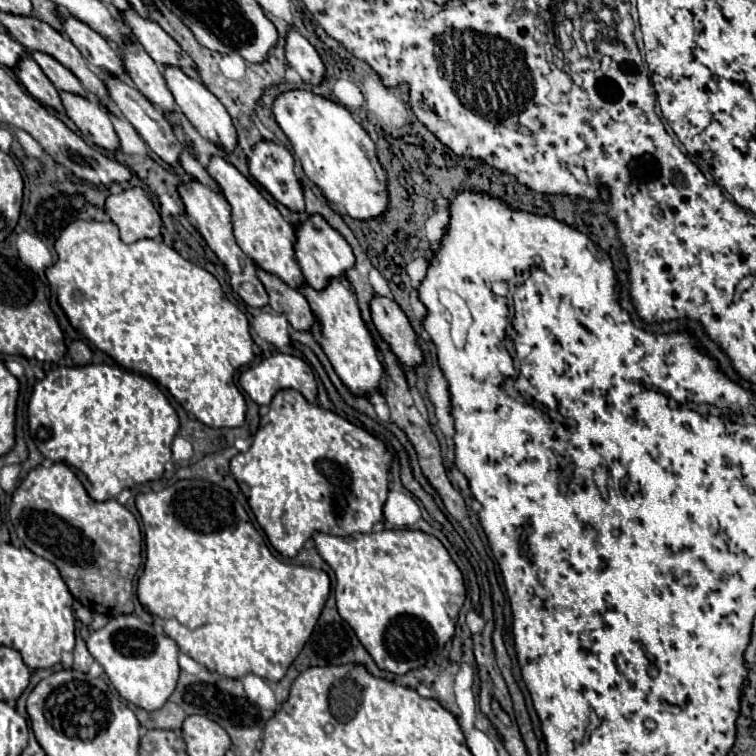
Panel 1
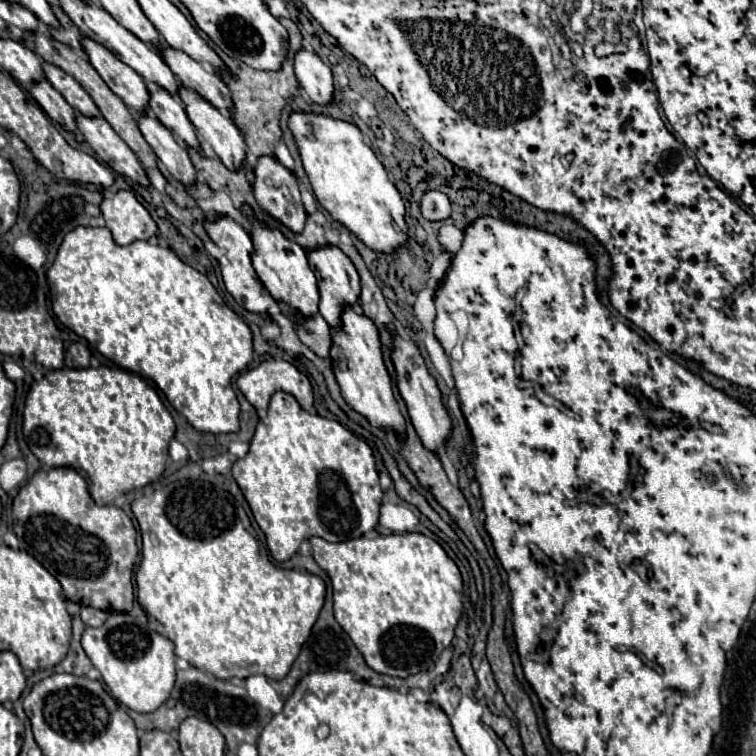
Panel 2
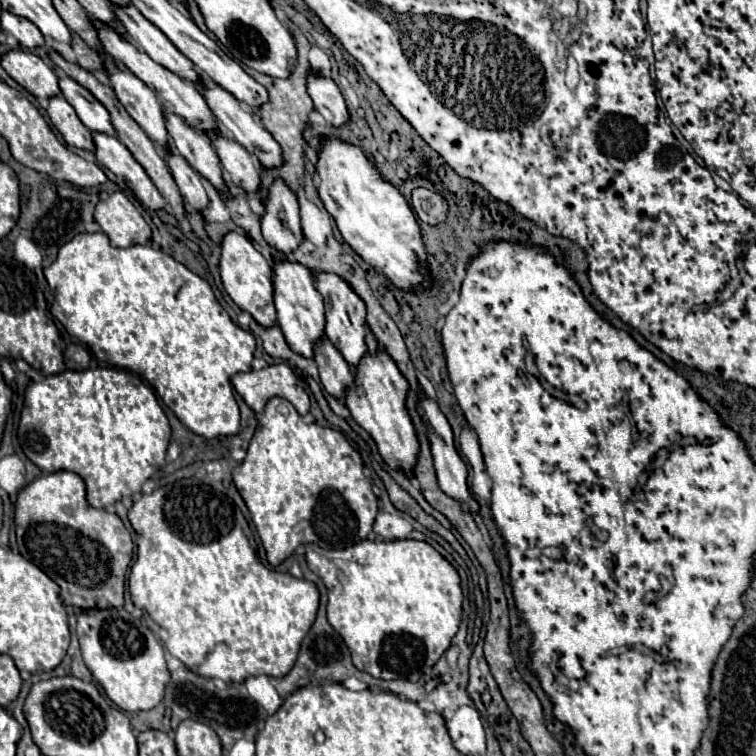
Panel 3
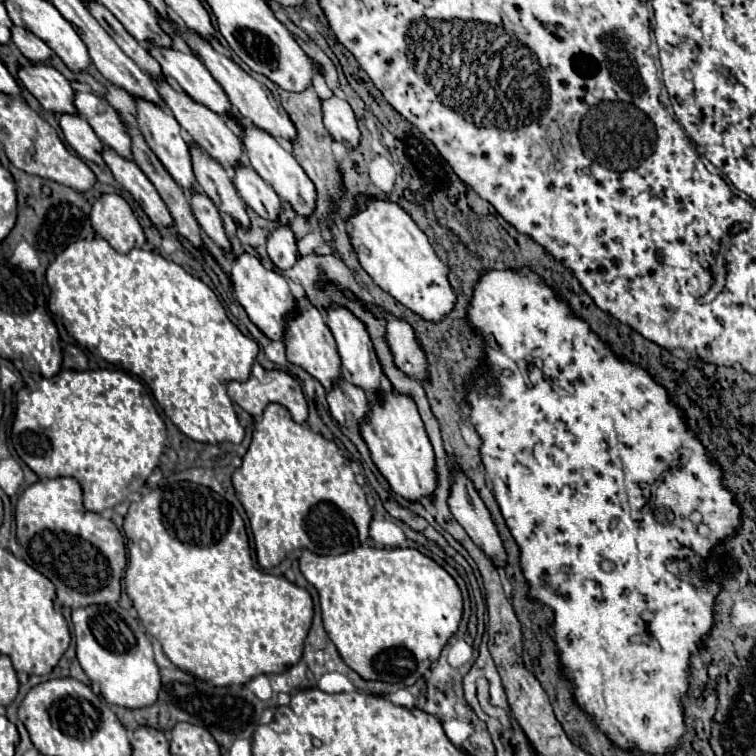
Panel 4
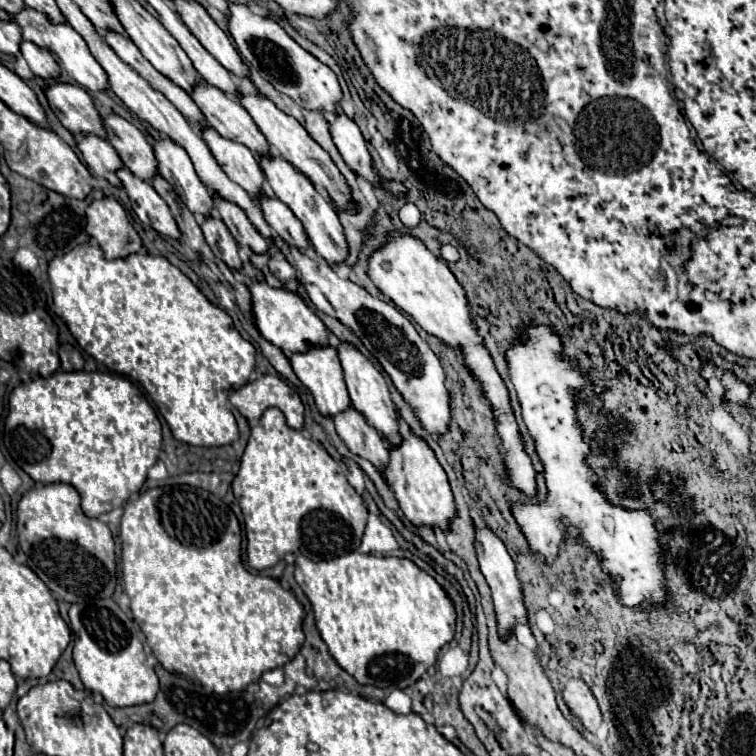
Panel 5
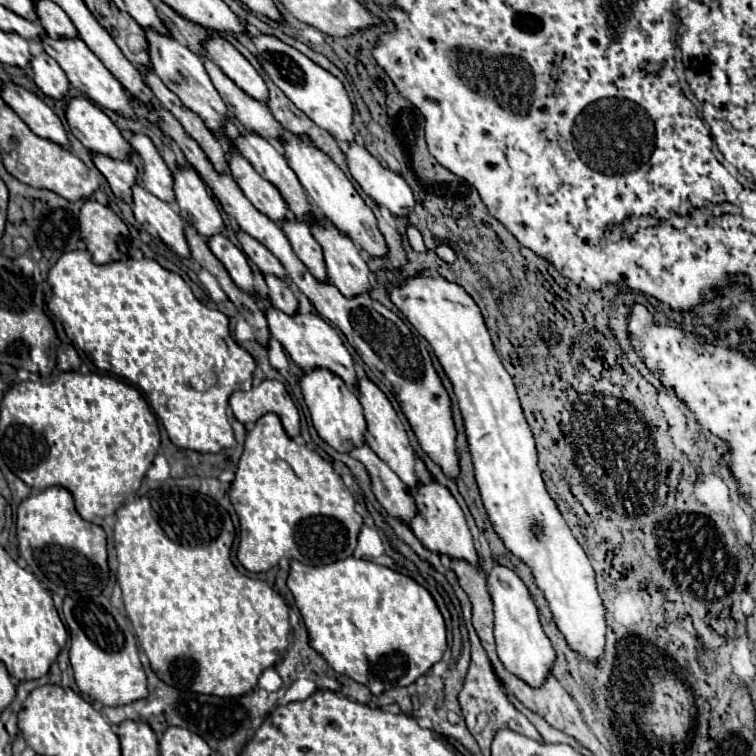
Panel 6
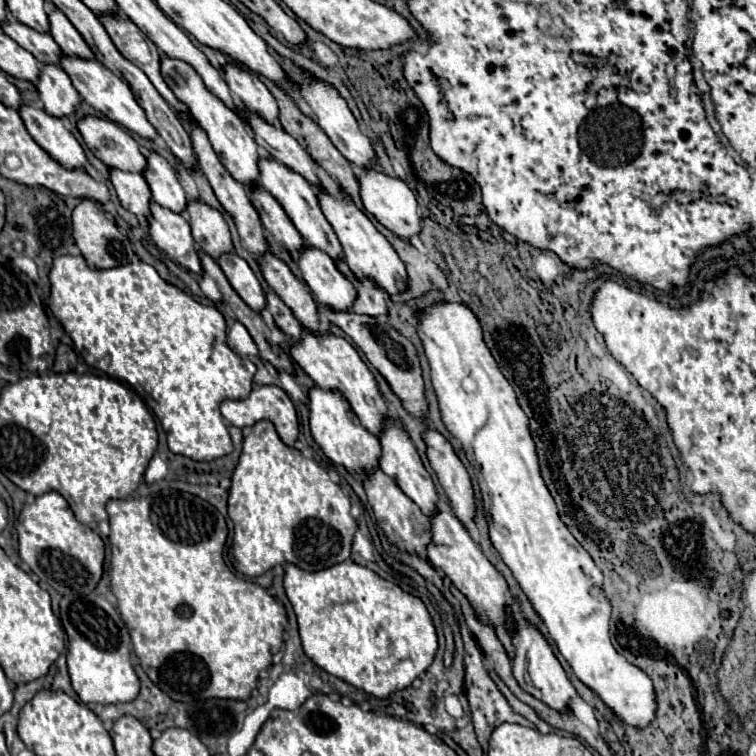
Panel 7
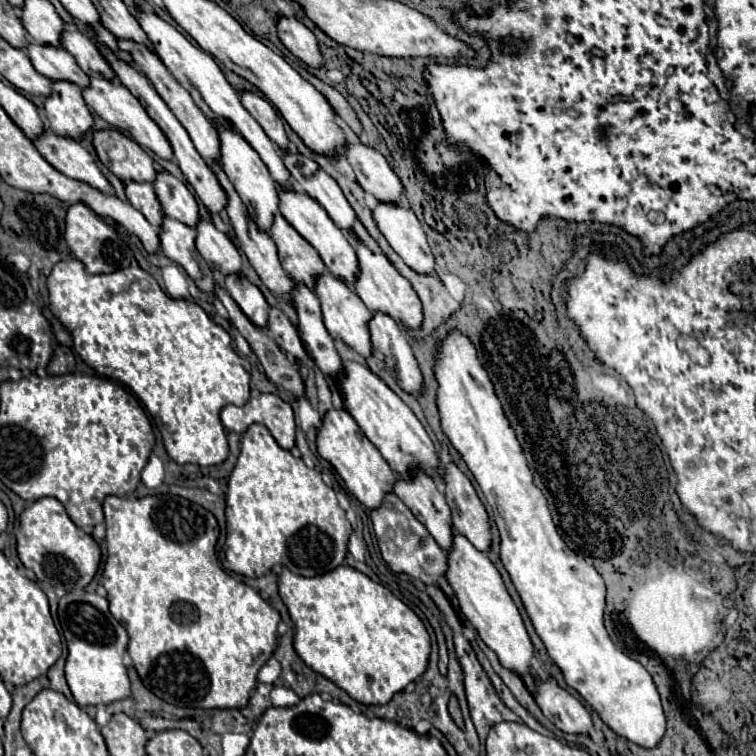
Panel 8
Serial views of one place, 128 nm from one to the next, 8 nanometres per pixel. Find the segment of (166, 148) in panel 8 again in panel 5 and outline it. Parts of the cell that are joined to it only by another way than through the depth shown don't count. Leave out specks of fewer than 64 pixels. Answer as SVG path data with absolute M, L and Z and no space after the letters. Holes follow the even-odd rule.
M24 6L18 14L14 14L14 20L18 22L18 26L22 28L22 36L46 50L50 50L56 56L58 66L70 76L74 78L78 84L82 84L84 88L98 92L98 90L106 90L108 88L108 80L106 80L106 72L102 70L102 66L94 60L94 56L90 54L88 46L84 44L84 38L70 26L70 24L56 24L52 22L44 12L38 12L30 6Z

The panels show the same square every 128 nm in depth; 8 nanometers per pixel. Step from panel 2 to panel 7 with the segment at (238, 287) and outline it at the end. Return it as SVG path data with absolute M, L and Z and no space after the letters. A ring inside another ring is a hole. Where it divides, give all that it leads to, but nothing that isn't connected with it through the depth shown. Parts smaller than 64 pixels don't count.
M304 330L304 336L292 344L290 356L316 382L316 386L340 390L348 398L352 410L360 416L360 422L364 424L364 428L368 428L376 436L380 434L382 418L388 416L388 408L376 386L374 374L368 370L368 366L362 362L362 358L358 356L358 352L350 342L346 342L342 336L336 336L336 334L316 336L314 332Z

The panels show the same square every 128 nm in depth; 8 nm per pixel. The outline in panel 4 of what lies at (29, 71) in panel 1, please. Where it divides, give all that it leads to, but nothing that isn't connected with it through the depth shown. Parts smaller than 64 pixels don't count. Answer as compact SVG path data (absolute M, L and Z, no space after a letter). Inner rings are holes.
M58 114L58 124L64 132L66 142L72 146L72 150L90 162L96 162L98 166L104 166L102 160L102 142L92 132L90 124L78 116L78 114Z

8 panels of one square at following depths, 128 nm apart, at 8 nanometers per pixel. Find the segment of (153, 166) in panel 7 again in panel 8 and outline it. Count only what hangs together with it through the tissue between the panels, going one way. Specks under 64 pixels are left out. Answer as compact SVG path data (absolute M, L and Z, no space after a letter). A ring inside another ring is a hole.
M158 170L154 180L154 190L162 204L162 212L166 216L180 220L188 226L196 226L196 222L200 220L198 204L194 194L188 190L188 186L182 180L178 180L166 170Z

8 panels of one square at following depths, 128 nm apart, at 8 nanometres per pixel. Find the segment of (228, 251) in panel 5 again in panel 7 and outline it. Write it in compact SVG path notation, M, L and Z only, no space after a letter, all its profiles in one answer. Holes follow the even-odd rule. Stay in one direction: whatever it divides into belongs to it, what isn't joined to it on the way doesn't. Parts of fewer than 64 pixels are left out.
M228 252L218 258L218 264L224 270L226 278L230 280L232 288L240 294L240 298L252 310L260 312L266 306L266 298L264 298L264 290L262 290L258 278L250 270L248 262L244 258L240 258L236 252Z

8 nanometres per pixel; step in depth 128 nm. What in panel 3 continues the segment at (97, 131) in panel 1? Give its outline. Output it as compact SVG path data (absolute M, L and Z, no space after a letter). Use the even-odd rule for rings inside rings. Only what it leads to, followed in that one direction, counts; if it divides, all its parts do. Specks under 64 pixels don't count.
M92 132L92 140L94 140L94 146L96 146L94 154L96 154L98 162L102 166L106 166L110 172L114 172L116 176L124 178L130 184L136 198L146 208L158 210L158 208L166 206L162 194L158 192L158 188L150 180L146 170L136 162L136 158L130 154L130 150L116 136Z

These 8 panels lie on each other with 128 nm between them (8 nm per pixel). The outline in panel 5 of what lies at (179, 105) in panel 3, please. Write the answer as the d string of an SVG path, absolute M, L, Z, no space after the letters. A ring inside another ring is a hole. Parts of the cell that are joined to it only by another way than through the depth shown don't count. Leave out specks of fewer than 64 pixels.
M204 126L200 130L200 136L230 180L240 184L250 196L256 196L262 190L264 176L250 148L244 148L244 144L220 136L212 126Z

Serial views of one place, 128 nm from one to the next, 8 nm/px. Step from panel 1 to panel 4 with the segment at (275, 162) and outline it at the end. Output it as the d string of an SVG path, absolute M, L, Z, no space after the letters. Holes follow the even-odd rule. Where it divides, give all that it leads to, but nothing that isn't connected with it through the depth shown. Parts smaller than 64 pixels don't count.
M290 222L274 228L268 234L266 250L268 250L268 256L274 262L274 266L280 270L286 270L296 264L298 250L296 250L296 238L294 238Z

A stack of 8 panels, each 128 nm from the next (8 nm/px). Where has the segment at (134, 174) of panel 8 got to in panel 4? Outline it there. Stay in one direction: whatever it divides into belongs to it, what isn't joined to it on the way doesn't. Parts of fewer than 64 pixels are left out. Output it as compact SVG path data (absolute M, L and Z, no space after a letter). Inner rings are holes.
M42 62L18 66L18 80L32 96L36 96L44 110L54 114L76 112L76 108L72 108L72 86L56 68Z

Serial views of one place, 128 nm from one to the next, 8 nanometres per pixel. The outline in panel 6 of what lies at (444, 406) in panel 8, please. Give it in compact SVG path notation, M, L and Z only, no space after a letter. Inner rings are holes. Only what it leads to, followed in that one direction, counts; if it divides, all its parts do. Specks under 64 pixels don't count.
M418 272L412 278L394 284L390 290L390 300L392 304L408 318L408 322L430 342L434 348L434 354L438 356L444 372L448 374L454 394L458 398L462 416L464 416L464 426L466 426L466 436L472 452L472 462L476 468L476 482L484 500L484 508L494 524L494 530L498 536L504 540L506 548L516 554L520 560L524 560L538 582L538 586L544 590L544 596L550 604L550 610L554 614L554 620L560 628L560 632L566 636L570 648L574 648L580 656L588 660L600 658L604 652L604 636L606 636L606 624L604 624L604 606L596 590L596 580L594 580L594 570L582 550L582 546L576 542L572 536L570 528L566 526L564 518L560 516L554 500L548 496L540 468L536 464L536 446L532 432L524 420L516 388L512 384L510 374L504 370L500 358L494 352L490 334L484 326L484 318L480 314L480 308L472 300L472 296L458 286L456 282L448 282L440 274L430 274L430 272ZM540 522L542 524L542 536L534 534L532 524Z

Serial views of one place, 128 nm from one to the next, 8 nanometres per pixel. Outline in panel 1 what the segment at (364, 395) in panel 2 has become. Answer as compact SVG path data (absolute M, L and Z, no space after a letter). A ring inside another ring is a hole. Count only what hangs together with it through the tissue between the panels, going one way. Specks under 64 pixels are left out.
M332 278L322 290L314 290L308 282L304 282L298 286L298 292L308 300L312 314L316 318L310 332L312 332L314 340L322 346L324 354L332 362L340 380L356 394L368 394L372 390L378 390L382 366L376 356L372 334L368 332L368 328L360 316L354 292L350 288L346 288L346 284L338 278Z

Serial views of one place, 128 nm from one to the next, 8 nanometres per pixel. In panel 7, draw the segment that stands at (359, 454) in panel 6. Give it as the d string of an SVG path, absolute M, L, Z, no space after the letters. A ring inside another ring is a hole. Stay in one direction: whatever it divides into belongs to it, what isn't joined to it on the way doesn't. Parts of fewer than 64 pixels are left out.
M374 468L372 472L364 472L364 490L368 496L368 502L374 510L374 516L378 520L378 526L384 530L390 542L394 542L398 548L408 552L418 552L424 556L426 546L430 542L430 518L418 508L416 502L412 502L400 486L382 472L382 468Z

